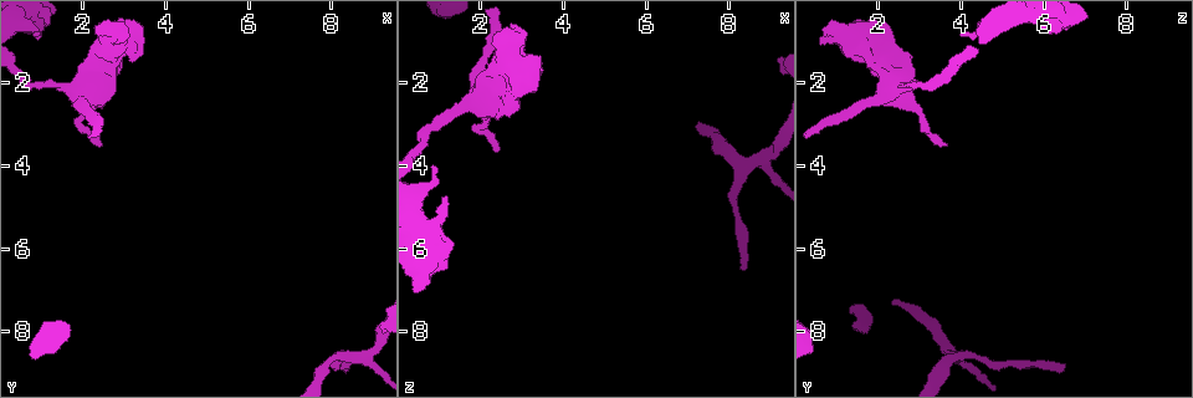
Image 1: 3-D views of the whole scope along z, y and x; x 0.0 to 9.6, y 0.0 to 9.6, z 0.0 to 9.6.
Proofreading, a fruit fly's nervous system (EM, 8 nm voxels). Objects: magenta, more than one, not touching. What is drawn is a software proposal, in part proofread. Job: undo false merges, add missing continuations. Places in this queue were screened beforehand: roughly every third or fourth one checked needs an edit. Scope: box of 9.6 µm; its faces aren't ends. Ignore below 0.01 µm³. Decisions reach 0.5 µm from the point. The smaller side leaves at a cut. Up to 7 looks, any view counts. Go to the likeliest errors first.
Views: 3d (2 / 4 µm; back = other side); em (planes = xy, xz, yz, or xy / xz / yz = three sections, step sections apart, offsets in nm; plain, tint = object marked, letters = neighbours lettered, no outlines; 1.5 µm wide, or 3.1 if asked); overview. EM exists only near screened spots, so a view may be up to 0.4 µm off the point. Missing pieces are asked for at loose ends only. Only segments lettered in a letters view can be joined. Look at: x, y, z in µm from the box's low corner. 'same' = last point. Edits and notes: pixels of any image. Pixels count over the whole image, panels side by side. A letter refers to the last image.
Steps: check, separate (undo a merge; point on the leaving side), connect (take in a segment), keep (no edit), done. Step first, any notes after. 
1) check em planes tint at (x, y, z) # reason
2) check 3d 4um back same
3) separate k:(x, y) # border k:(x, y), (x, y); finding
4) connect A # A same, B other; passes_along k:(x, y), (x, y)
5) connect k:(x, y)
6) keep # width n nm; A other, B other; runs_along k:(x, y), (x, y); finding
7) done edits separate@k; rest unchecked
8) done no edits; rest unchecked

check 3d 4um at (2.40, 3.45, 3.70) # an open end

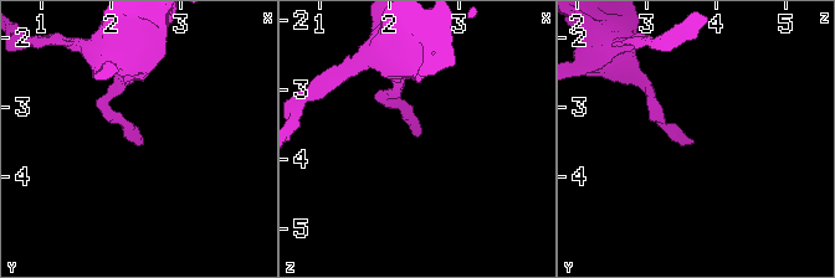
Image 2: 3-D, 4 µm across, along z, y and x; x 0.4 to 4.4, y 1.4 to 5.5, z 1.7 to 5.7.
check em yz step 4 tint at (2.40, 3.50, 3.70)

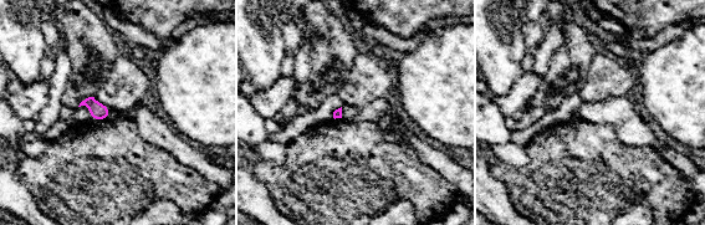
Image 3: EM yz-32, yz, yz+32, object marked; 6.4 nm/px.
check em planes letters same # cut it another way

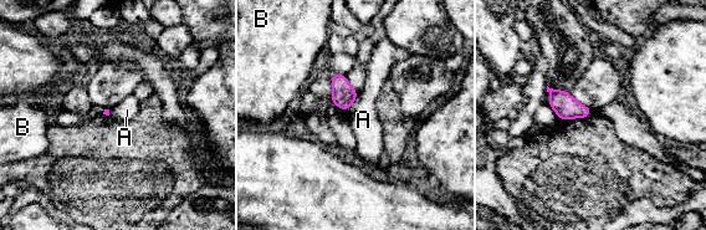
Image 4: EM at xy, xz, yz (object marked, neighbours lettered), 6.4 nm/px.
keep # A other, B other; border 4:(359, 93), (346, 111); none of them fits

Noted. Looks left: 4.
check 3d 4um at (0.80, 0.85, 4.05) # free end

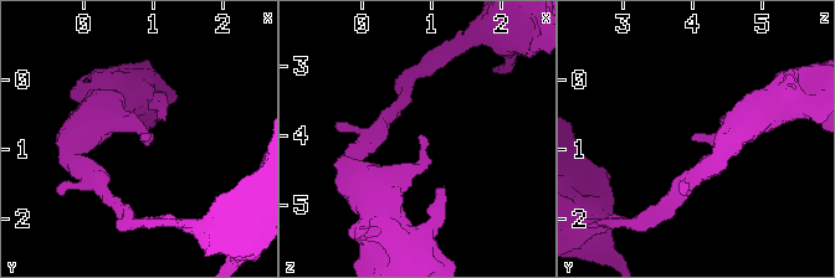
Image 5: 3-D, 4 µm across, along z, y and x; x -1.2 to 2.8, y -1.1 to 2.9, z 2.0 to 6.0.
check em planes letters at (0.85, 0.75, 4.00)

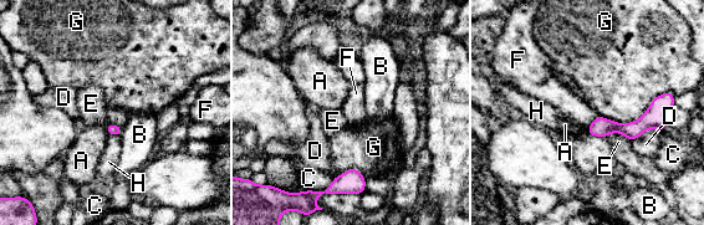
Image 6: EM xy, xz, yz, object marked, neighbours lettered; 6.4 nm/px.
keep # A other, B other, C other, D other, E other, F other, G other, H other; border 6:(107, 122), (122, 127); no lettered segment goes on from it

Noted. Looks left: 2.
check 3d 2um at (1.45, 2.05, 2.80) # calibre changes

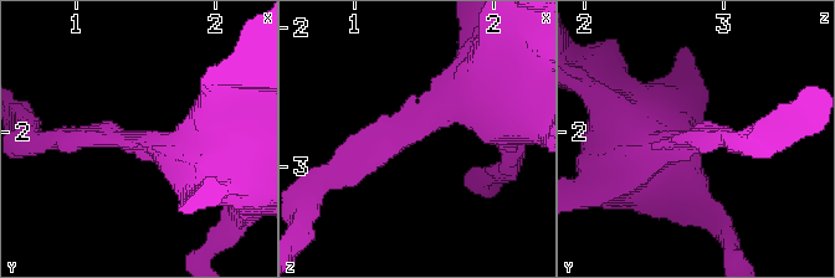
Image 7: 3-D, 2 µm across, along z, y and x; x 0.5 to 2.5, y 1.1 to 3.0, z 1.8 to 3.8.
check em planes letters at (1.40, 2.08, 2.78) # arm_widths 160, 650 nm; now the EM

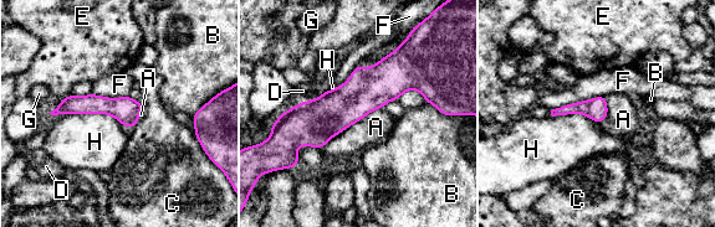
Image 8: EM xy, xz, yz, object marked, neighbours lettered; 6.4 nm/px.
keep # A other, B other, C other, D other, E other, F other, G other, H other; runs_along 8:(432, 97), (379, 83), (284, 117); one cell here

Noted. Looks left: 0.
done no edits; rest unchecked

